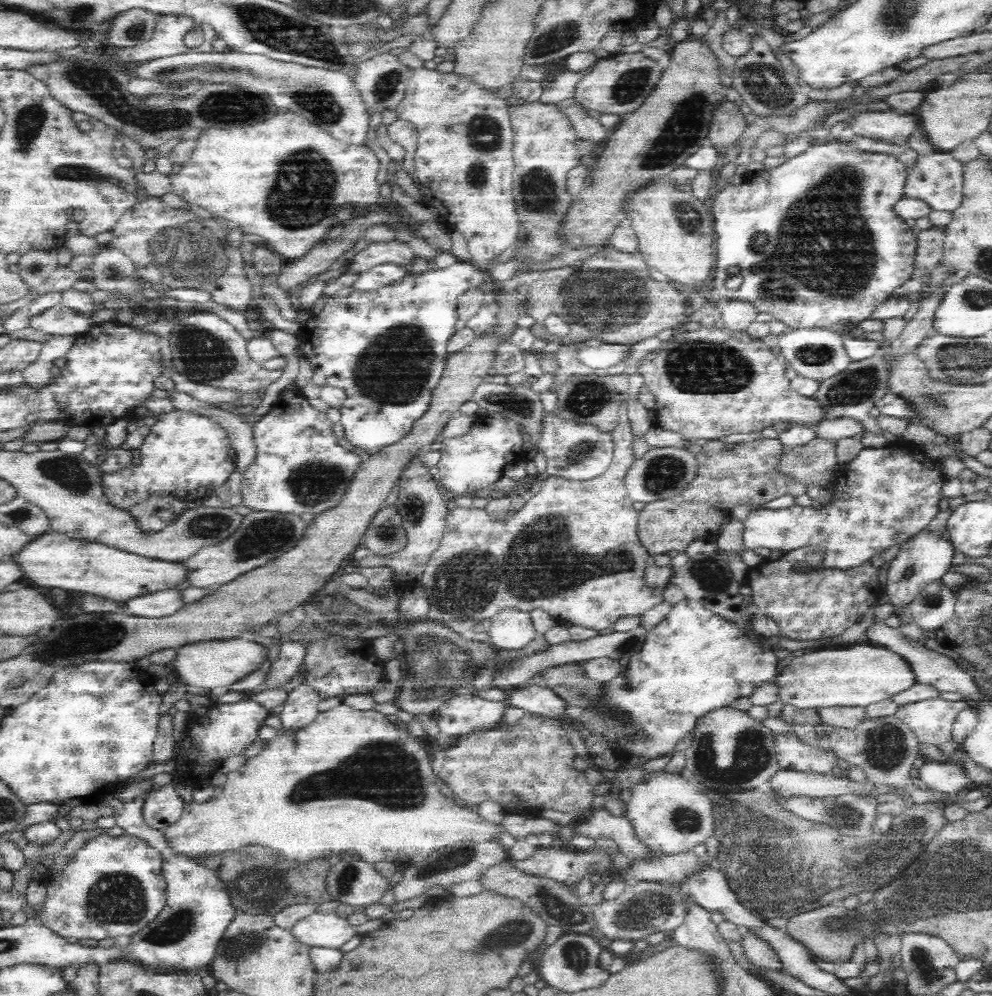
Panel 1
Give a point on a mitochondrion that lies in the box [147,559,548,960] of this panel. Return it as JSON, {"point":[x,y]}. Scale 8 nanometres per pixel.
{"point":[382,771]}

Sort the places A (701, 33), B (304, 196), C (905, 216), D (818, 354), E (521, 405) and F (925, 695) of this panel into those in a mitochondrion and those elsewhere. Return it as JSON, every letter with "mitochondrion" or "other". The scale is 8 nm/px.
{"A":"other","B":"mitochondrion","C":"other","D":"mitochondrion","E":"mitochondrion","F":"other"}

